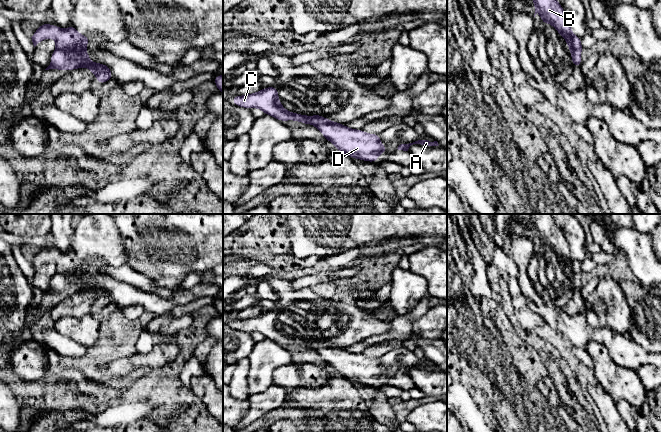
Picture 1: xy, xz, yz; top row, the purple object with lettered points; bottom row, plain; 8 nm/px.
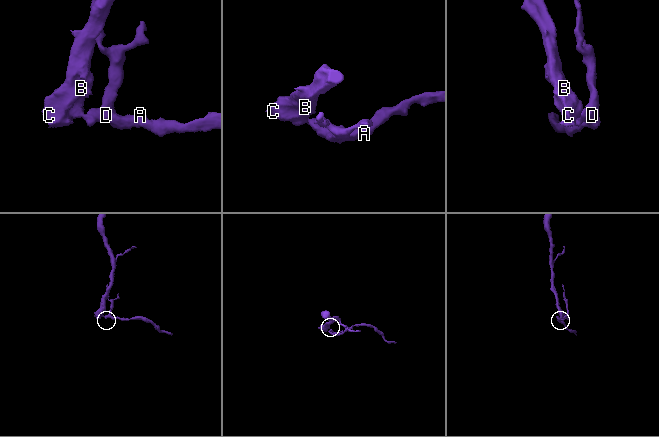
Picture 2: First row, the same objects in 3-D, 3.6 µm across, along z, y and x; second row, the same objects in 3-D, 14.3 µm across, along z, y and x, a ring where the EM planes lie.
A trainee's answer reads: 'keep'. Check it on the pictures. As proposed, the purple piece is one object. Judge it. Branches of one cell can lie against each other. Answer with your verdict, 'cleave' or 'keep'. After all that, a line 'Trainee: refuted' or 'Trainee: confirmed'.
cleave
Trainee: refuted

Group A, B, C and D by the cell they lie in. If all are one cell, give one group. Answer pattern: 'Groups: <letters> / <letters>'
Groups: A D / B C

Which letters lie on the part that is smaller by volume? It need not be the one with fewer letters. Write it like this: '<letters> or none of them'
A, D

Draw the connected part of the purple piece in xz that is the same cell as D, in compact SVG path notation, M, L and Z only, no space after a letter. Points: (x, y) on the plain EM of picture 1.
M322 339L308 340L309 348L320 354L324 362L333 367L338 376L363 385L377 386L380 377L387 377L378 358L369 358L351 353L343 348L324 342Z

